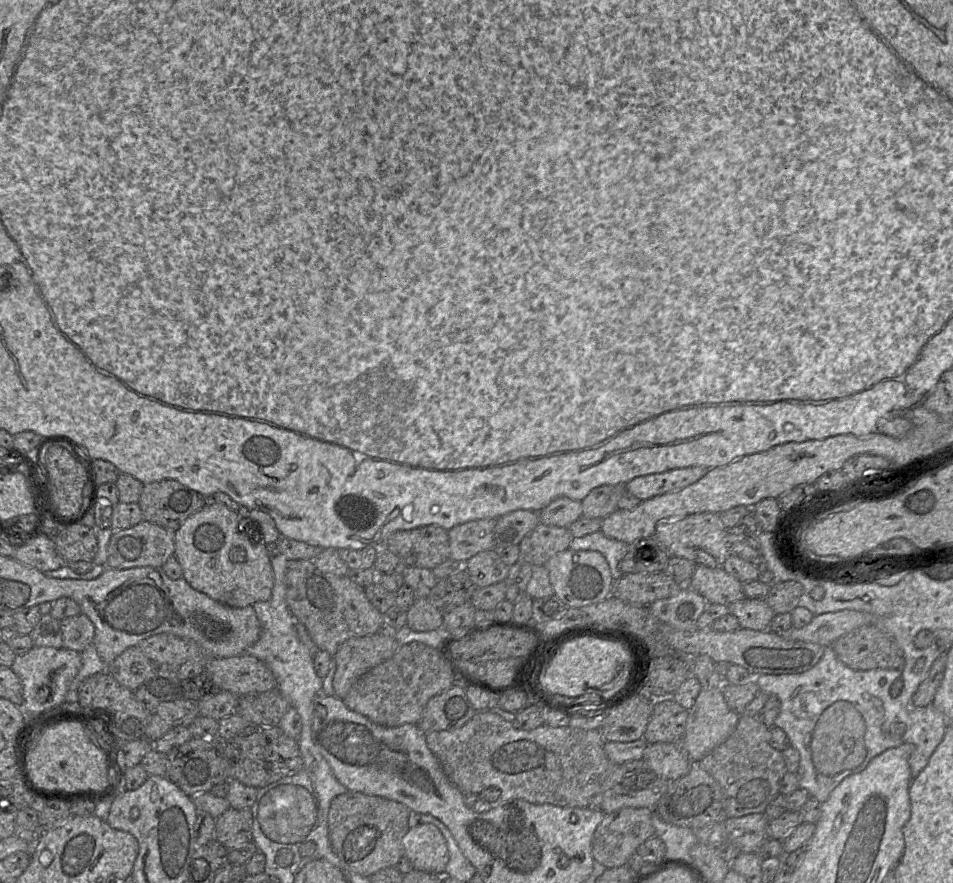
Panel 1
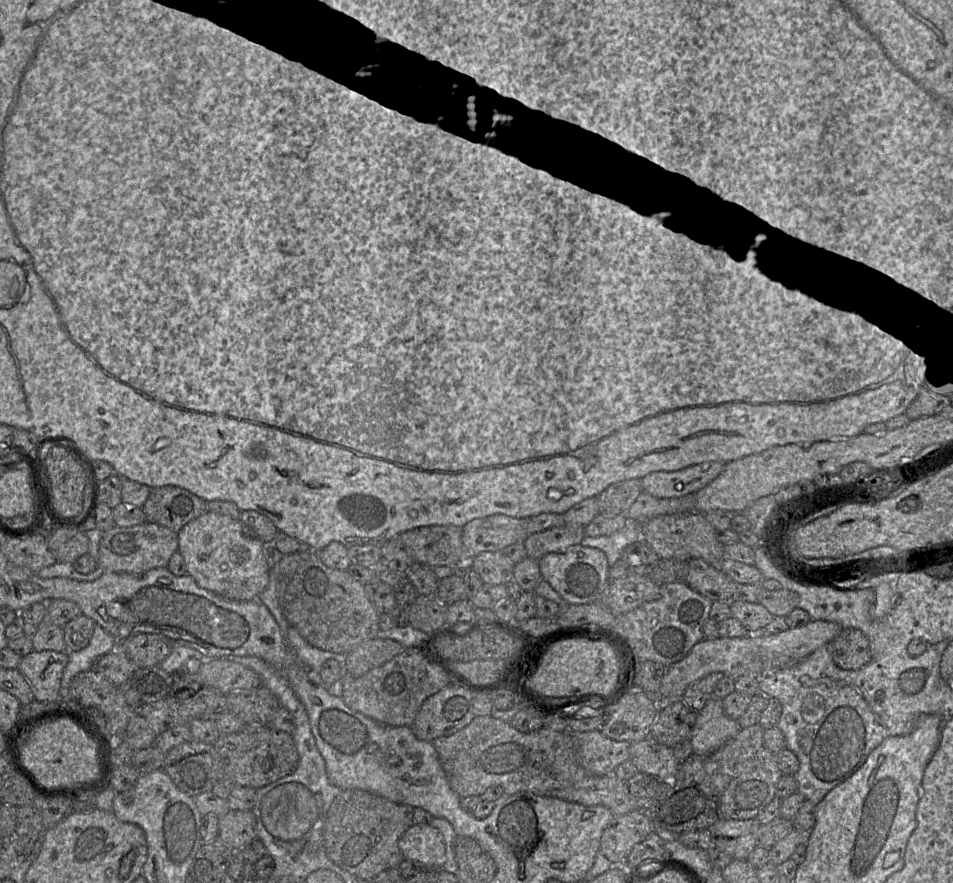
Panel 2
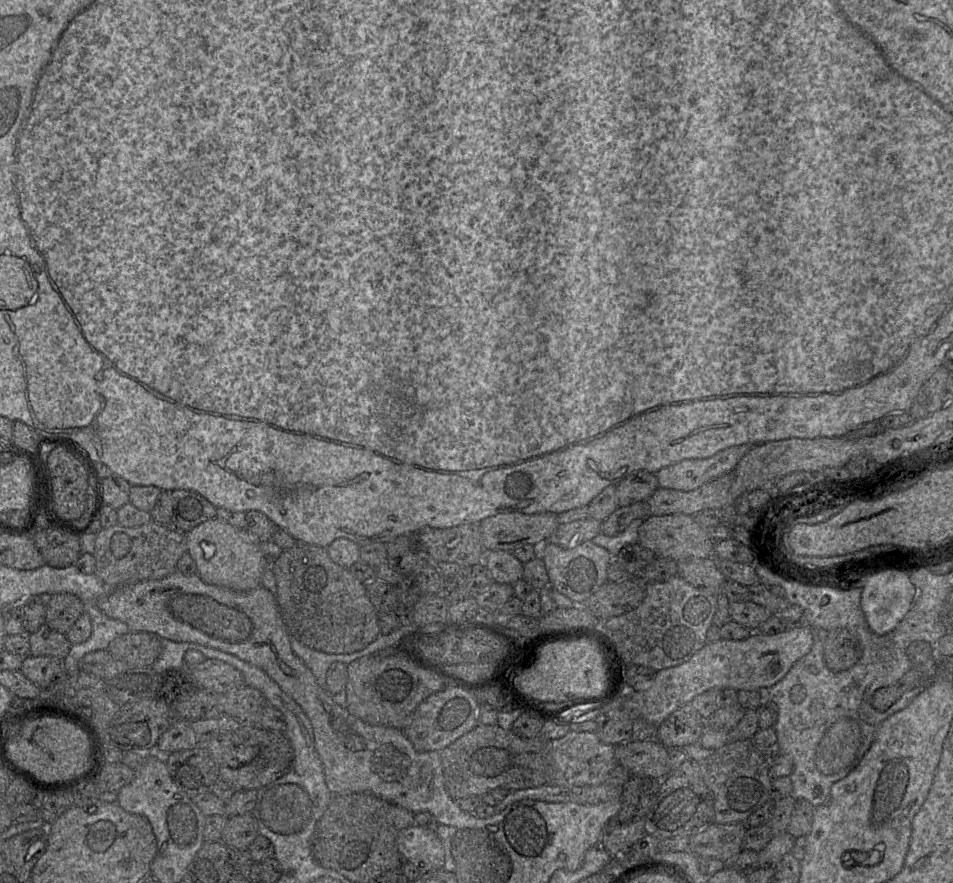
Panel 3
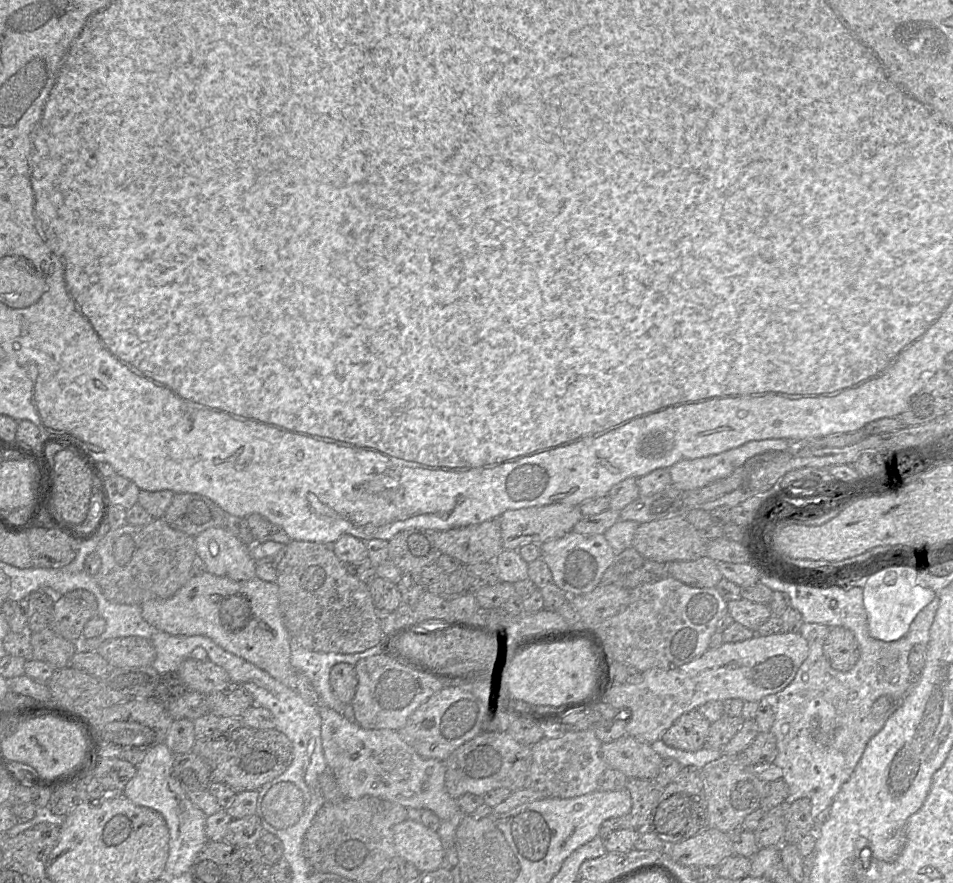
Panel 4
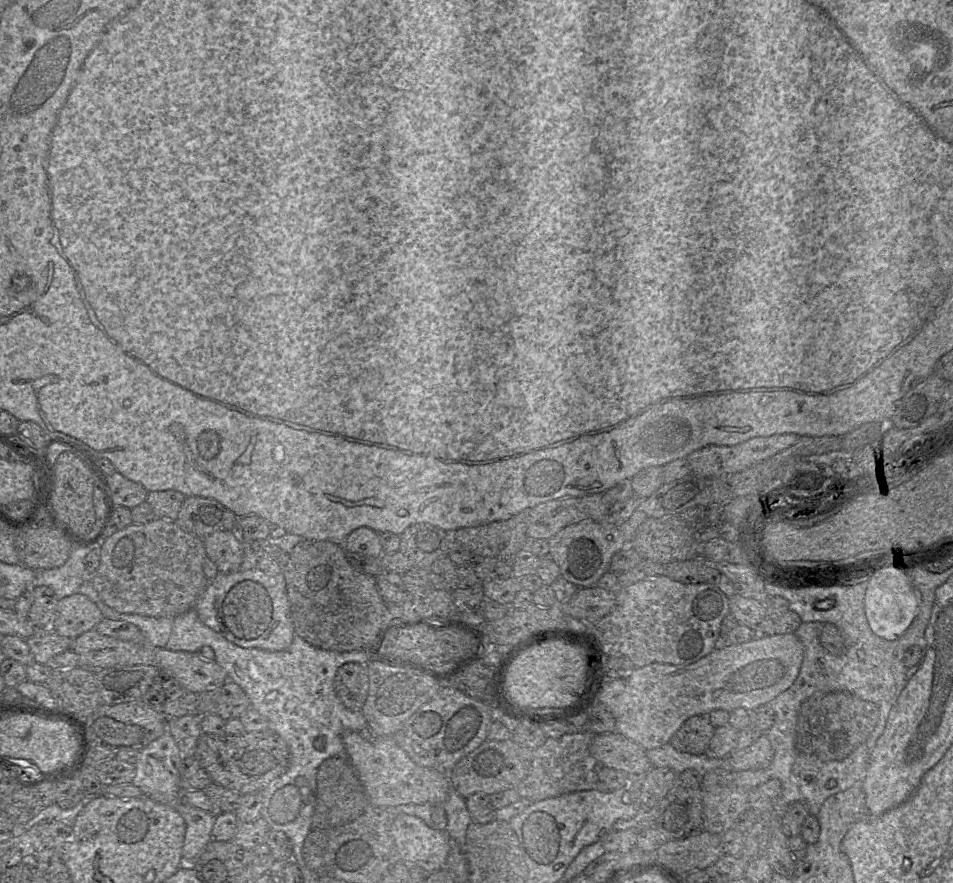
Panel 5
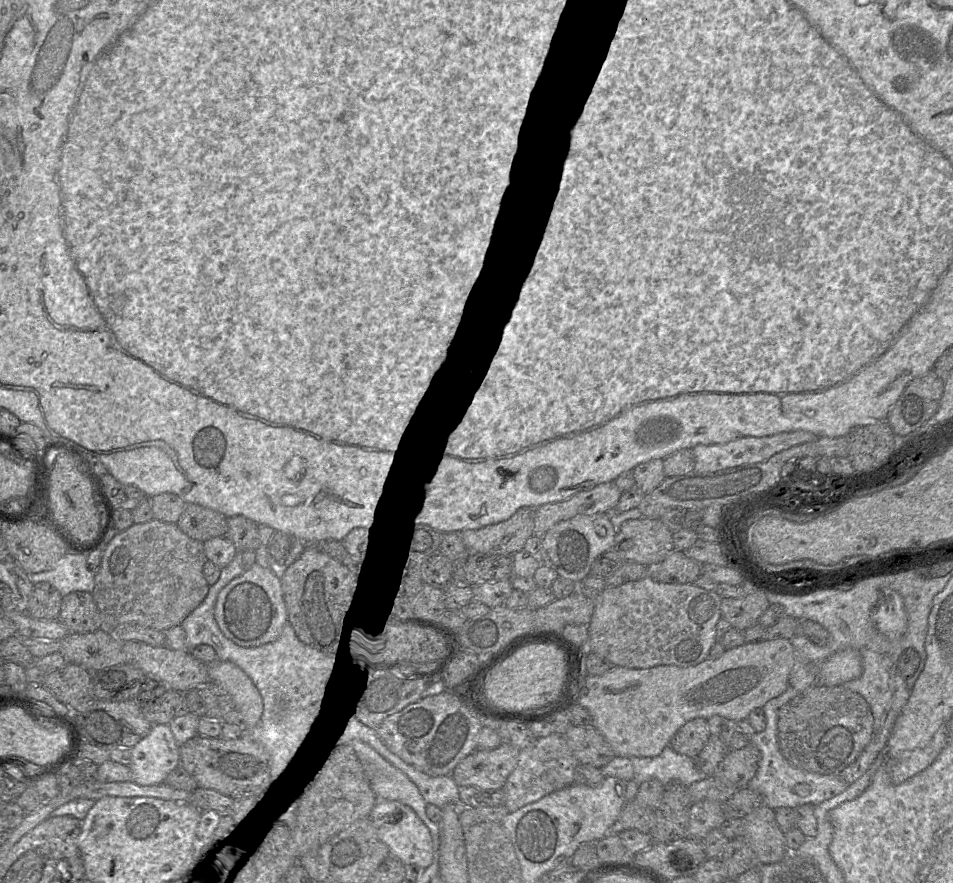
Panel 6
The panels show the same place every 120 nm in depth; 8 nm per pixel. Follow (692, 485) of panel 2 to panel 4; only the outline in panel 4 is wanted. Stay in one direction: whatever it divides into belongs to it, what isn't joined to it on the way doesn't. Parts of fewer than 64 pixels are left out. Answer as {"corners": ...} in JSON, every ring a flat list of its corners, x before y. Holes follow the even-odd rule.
{"corners":[[785,439,754,440,719,454,680,460,668,468,671,485,682,491,704,487,727,477,758,454,790,448,791,442]]}

